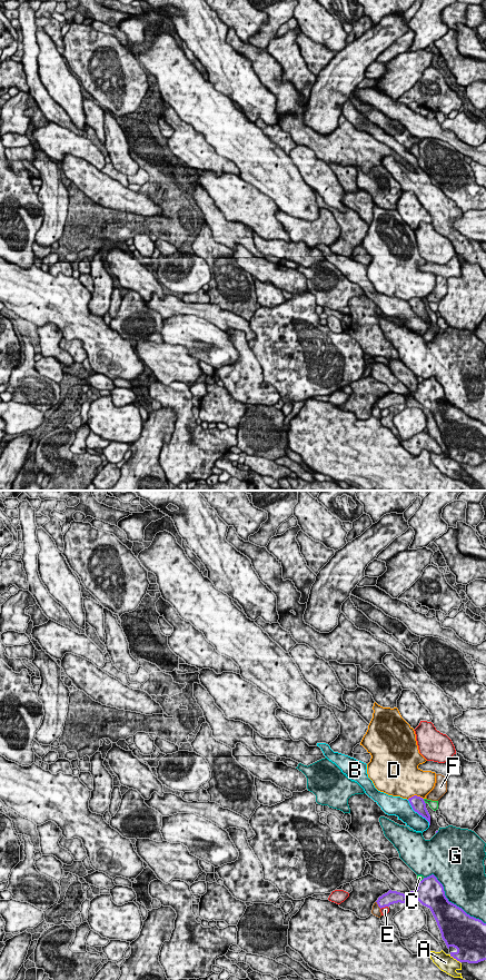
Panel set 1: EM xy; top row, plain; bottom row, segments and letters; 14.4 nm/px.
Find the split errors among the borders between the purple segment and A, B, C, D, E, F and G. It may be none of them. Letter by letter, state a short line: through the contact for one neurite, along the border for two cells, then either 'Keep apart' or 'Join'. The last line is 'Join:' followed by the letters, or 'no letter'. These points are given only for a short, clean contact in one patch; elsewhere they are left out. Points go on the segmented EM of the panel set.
A: Keep apart
B: Keep apart
C: Keep apart
D: Keep apart
E: Keep apart
F: Line: xy (376, 901), (380, 908). Keep apart
G: Keep apart
Join: no letter

